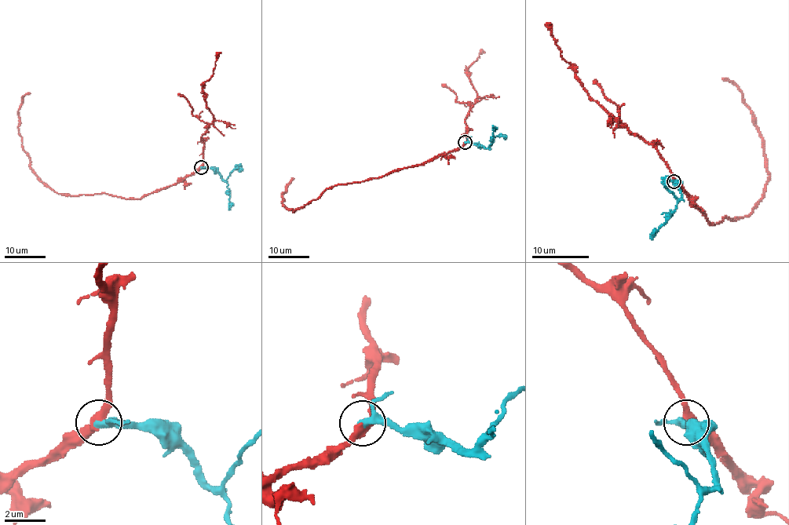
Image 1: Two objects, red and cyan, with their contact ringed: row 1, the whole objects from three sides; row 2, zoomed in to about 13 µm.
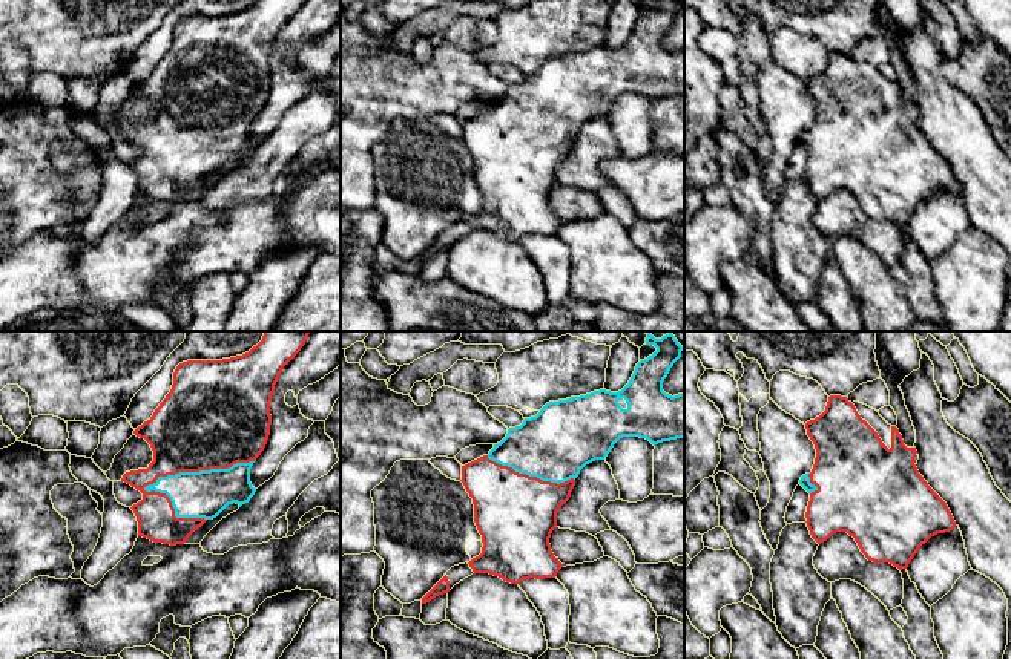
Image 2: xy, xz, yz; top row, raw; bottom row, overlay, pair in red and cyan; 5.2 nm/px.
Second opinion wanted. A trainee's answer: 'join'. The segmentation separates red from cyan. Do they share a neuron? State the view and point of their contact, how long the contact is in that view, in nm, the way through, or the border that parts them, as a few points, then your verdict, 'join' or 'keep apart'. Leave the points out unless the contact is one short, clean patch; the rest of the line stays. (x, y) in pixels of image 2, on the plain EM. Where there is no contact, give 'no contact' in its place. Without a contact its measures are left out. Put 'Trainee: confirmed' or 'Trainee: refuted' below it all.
contact xy (198, 127); length 600 nm; join
Trainee: confirmed

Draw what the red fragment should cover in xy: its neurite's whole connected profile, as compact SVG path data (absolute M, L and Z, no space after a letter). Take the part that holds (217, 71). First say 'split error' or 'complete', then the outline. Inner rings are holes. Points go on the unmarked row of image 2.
split error; M258 0L242 12L222 17L187 17L176 23L170 49L155 66L153 72L133 87L137 93L144 95L150 101L153 107L153 118L149 121L147 126L126 129L121 135L121 138L130 141L143 150L143 156L130 164L138 178L138 193L147 195L153 199L163 199L170 202L184 201L198 184L201 184L207 176L216 175L229 161L236 159L241 164L242 161L250 158L250 155L256 149L256 146L250 139L250 126L264 107L270 92L270 58L275 49L275 41L284 23L288 21L291 15L295 15L295 12L301 8L304 2L305 0Z

